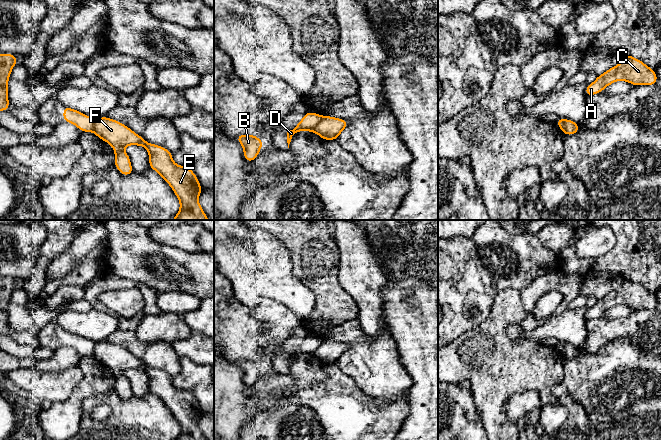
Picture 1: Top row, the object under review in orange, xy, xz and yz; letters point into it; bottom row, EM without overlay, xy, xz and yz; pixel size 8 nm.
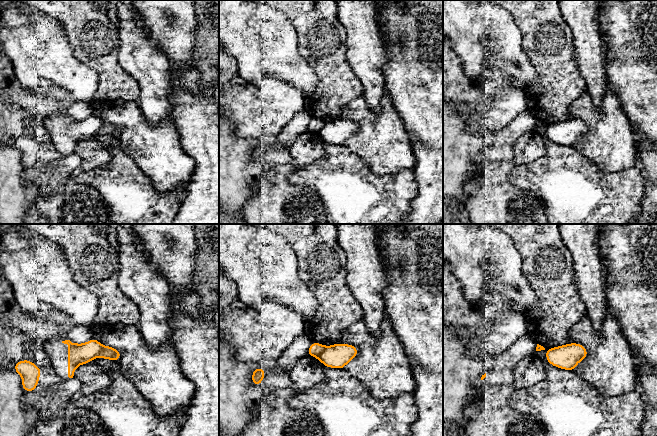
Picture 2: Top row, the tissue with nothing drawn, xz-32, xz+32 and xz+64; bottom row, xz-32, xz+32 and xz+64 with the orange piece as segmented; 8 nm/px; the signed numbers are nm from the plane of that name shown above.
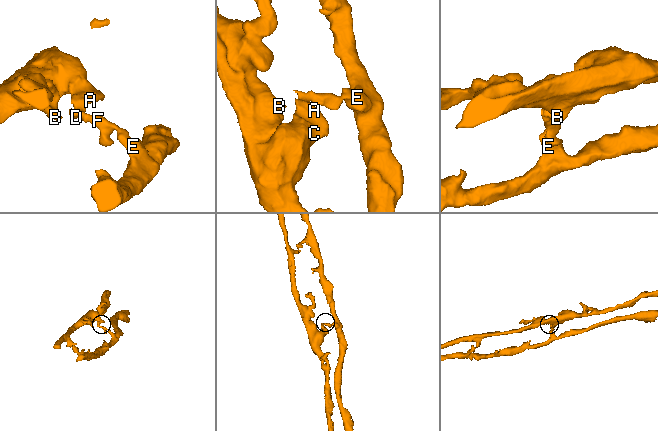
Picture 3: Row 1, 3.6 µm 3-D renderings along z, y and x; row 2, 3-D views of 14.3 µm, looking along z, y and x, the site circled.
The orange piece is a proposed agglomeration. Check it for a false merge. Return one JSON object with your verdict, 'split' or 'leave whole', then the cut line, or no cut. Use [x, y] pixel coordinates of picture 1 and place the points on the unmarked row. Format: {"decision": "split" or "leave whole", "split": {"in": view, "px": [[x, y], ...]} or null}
{"decision": "split", "split": {"in": "xz", "px": [[322, 341], [312, 355]]}}

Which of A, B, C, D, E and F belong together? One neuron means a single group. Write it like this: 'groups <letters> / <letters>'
groups A B C D / E F

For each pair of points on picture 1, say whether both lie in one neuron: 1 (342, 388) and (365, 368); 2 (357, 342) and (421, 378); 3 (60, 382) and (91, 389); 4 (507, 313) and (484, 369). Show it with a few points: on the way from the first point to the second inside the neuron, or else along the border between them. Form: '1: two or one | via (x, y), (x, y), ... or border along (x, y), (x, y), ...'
1: two | border along (337, 363), (368, 396)
2: two | border along (396, 347), (400, 362), (412, 381), (409, 392)
3: two | border along (79, 366), (82, 380), (66, 400), (58, 401)
4: one | via (495, 327), (486, 348), (486, 355)

